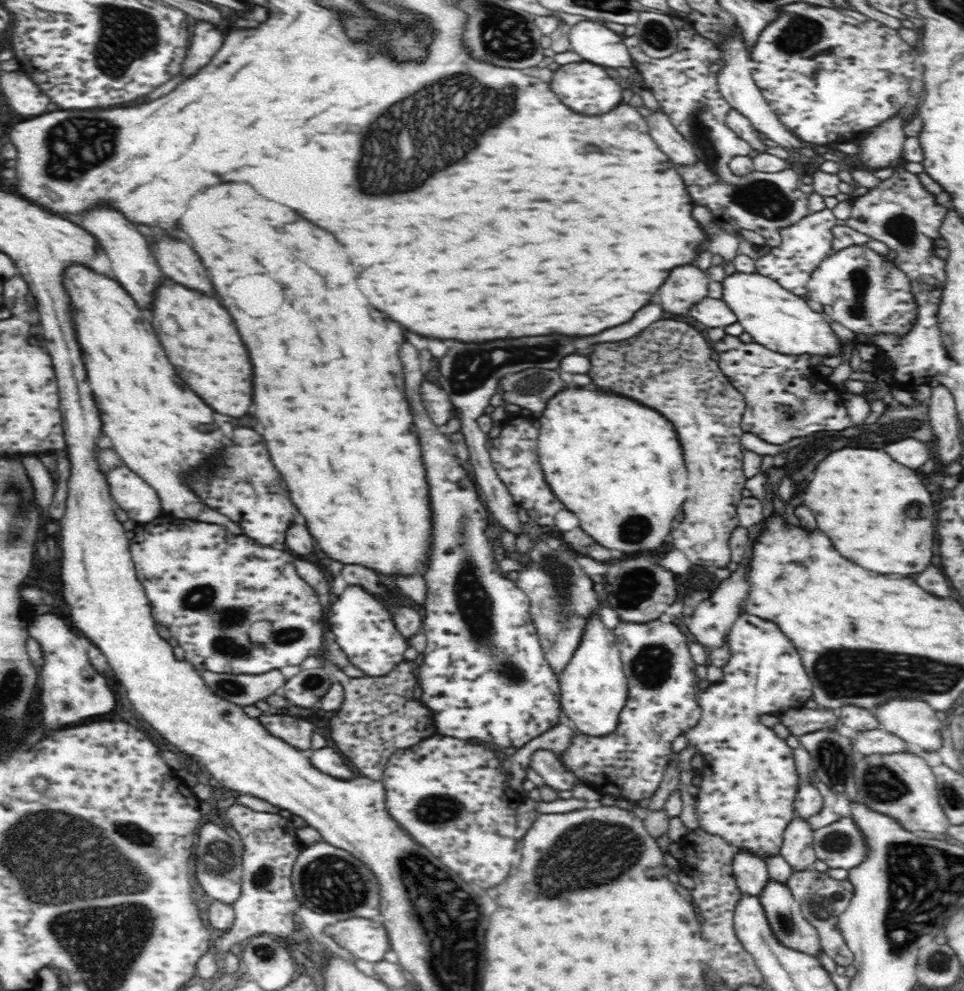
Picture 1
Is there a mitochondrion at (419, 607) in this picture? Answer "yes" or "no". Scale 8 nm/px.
no

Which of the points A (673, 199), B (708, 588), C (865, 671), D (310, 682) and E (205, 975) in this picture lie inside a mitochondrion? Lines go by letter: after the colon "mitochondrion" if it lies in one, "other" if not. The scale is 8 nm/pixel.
A: other
B: other
C: mitochondrion
D: mitochondrion
E: other

